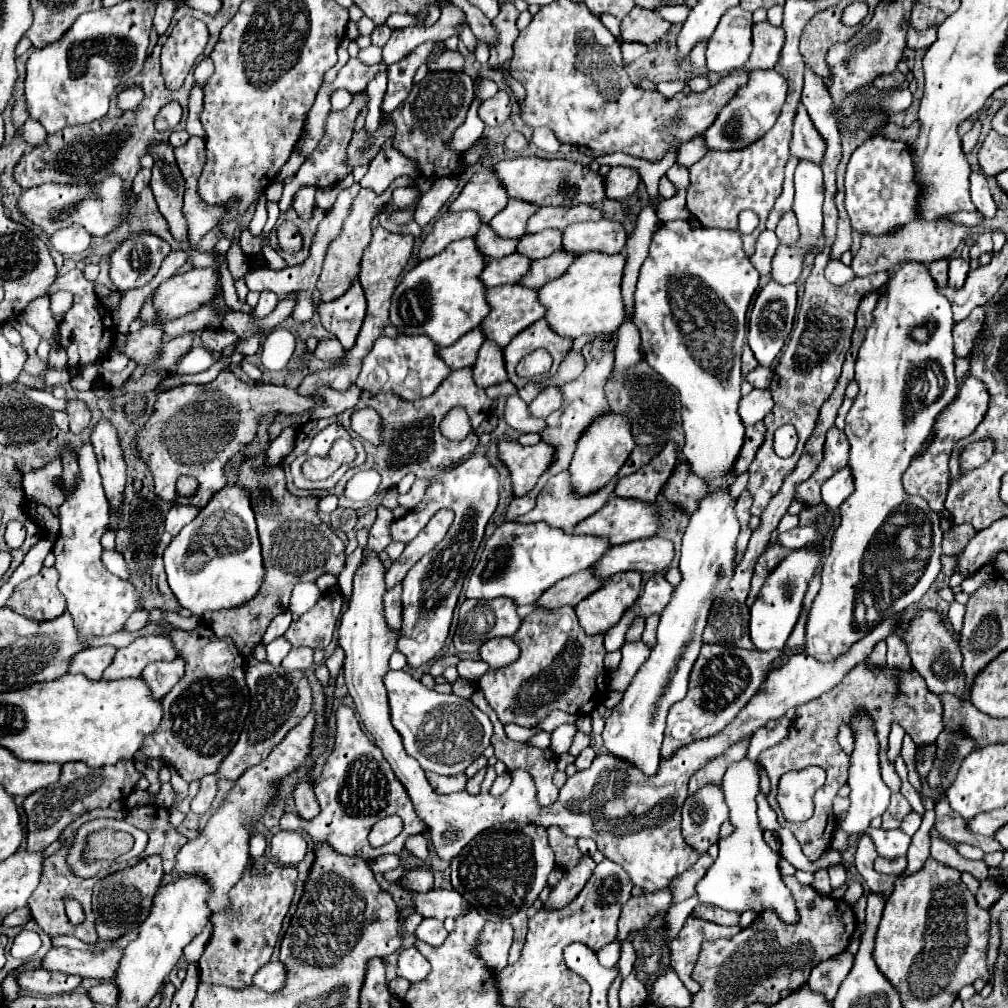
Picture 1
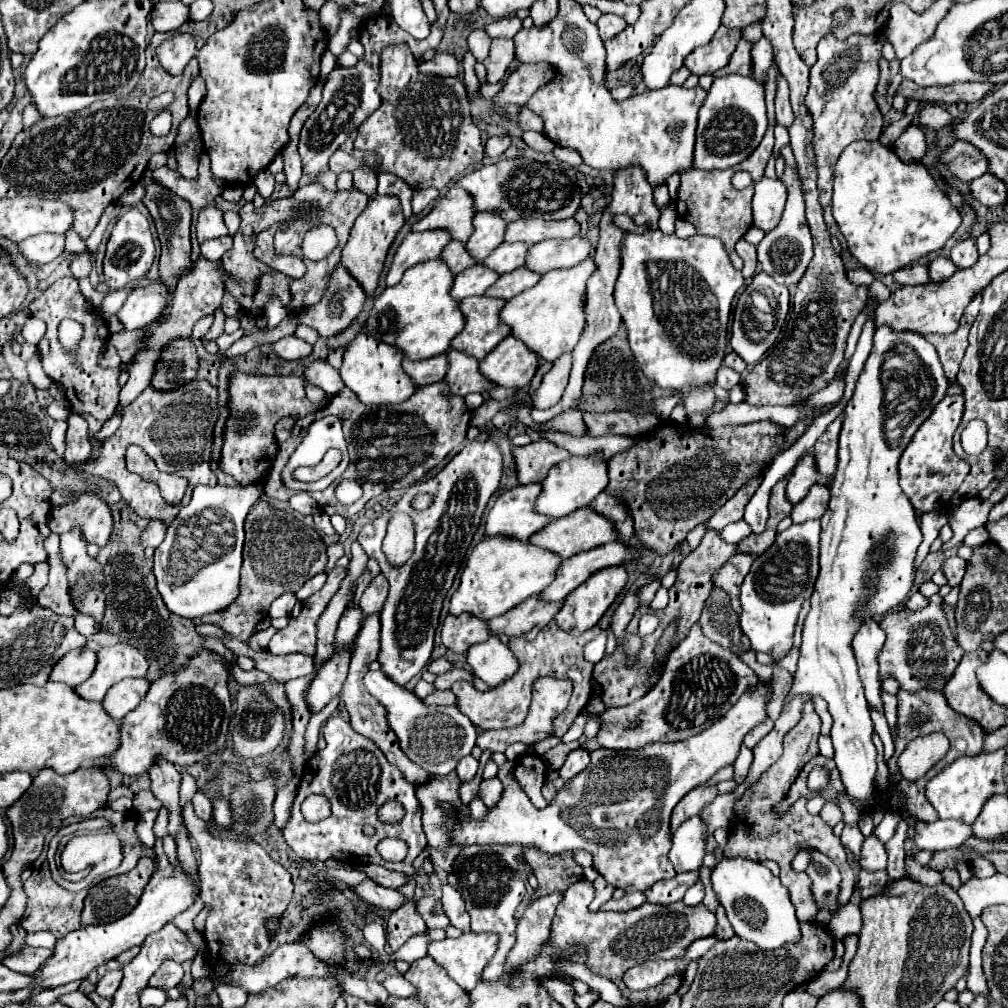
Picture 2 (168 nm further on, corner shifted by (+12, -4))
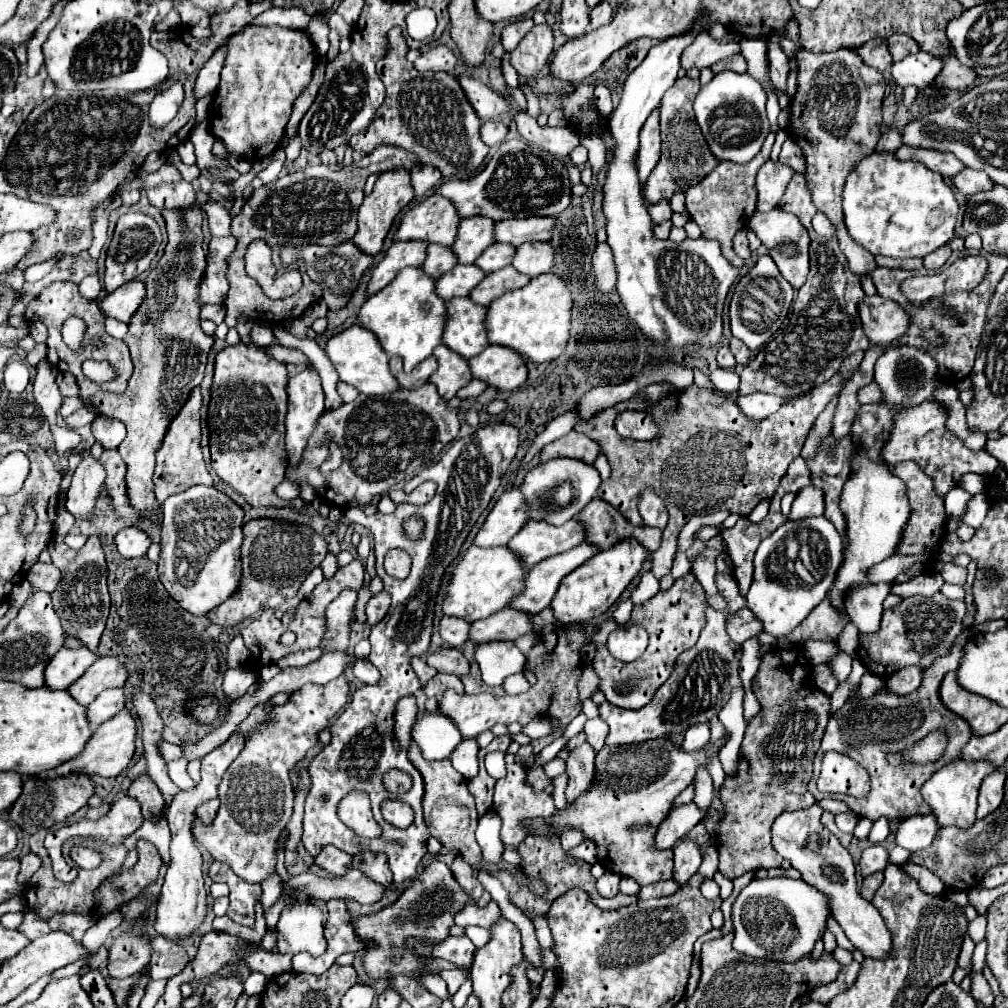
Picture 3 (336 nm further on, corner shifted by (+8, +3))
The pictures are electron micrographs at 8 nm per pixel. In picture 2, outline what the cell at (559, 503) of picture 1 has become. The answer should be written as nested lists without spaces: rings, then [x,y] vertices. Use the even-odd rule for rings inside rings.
[[[540,484],[516,486],[500,494],[486,520],[486,536],[506,534],[518,540],[528,540],[532,534],[548,526],[552,518],[542,516],[534,510],[534,504],[540,494]]]

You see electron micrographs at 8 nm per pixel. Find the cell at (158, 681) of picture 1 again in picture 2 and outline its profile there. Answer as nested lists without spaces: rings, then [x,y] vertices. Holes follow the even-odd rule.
[[[126,678],[112,686],[108,694],[104,696],[104,708],[112,718],[124,718],[128,712],[132,712],[140,700],[148,694],[150,682],[146,678]]]

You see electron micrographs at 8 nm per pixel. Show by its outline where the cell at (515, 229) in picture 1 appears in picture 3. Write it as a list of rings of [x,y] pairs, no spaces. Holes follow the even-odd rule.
[[[468,217],[460,219],[458,235],[454,243],[450,245],[452,253],[456,255],[458,263],[468,265],[474,263],[476,257],[492,245],[492,219],[480,219],[480,217]]]

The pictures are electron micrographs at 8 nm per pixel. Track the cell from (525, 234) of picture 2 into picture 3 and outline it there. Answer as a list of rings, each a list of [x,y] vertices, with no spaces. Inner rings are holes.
[[[536,217],[536,219],[506,219],[494,225],[494,241],[510,243],[518,247],[526,241],[548,241],[552,235],[556,219]]]

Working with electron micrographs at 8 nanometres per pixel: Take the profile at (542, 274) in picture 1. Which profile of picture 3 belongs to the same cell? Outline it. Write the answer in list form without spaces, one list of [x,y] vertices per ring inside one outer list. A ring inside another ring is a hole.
[[[510,265],[492,273],[492,275],[486,275],[472,291],[470,291],[470,299],[478,305],[490,305],[496,297],[512,291],[512,289],[520,289],[528,283],[530,279],[526,275],[520,275],[516,269],[512,269]]]

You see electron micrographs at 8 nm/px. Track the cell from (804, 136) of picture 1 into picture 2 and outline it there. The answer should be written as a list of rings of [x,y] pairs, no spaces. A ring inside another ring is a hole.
[[[780,78],[776,92],[776,122],[784,128],[790,128],[792,120],[794,120],[794,112],[788,100],[788,84],[784,82],[784,78]]]

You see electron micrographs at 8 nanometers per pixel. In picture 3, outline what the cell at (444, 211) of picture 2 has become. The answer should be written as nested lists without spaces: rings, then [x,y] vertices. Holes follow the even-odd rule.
[[[430,195],[406,211],[394,241],[426,241],[450,247],[458,221],[460,217],[448,199]]]

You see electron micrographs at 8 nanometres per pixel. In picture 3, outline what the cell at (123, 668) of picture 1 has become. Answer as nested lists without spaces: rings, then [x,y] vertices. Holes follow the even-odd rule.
[[[98,657],[86,669],[86,673],[68,687],[68,693],[80,705],[88,707],[104,689],[122,687],[126,679],[128,679],[128,673],[116,657]]]

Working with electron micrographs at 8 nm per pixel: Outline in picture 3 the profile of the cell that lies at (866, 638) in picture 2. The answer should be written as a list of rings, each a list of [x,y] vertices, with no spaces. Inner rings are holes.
[[[894,582],[856,585],[844,597],[844,609],[860,633],[874,633],[880,627],[882,601],[890,594]]]

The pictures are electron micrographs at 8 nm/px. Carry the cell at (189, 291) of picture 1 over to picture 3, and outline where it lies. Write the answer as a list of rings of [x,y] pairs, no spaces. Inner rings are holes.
[[[134,279],[132,283],[126,283],[124,287],[106,295],[98,303],[98,309],[104,317],[112,317],[122,323],[128,323],[134,311],[140,307],[142,299],[144,299],[144,283],[140,279]]]

